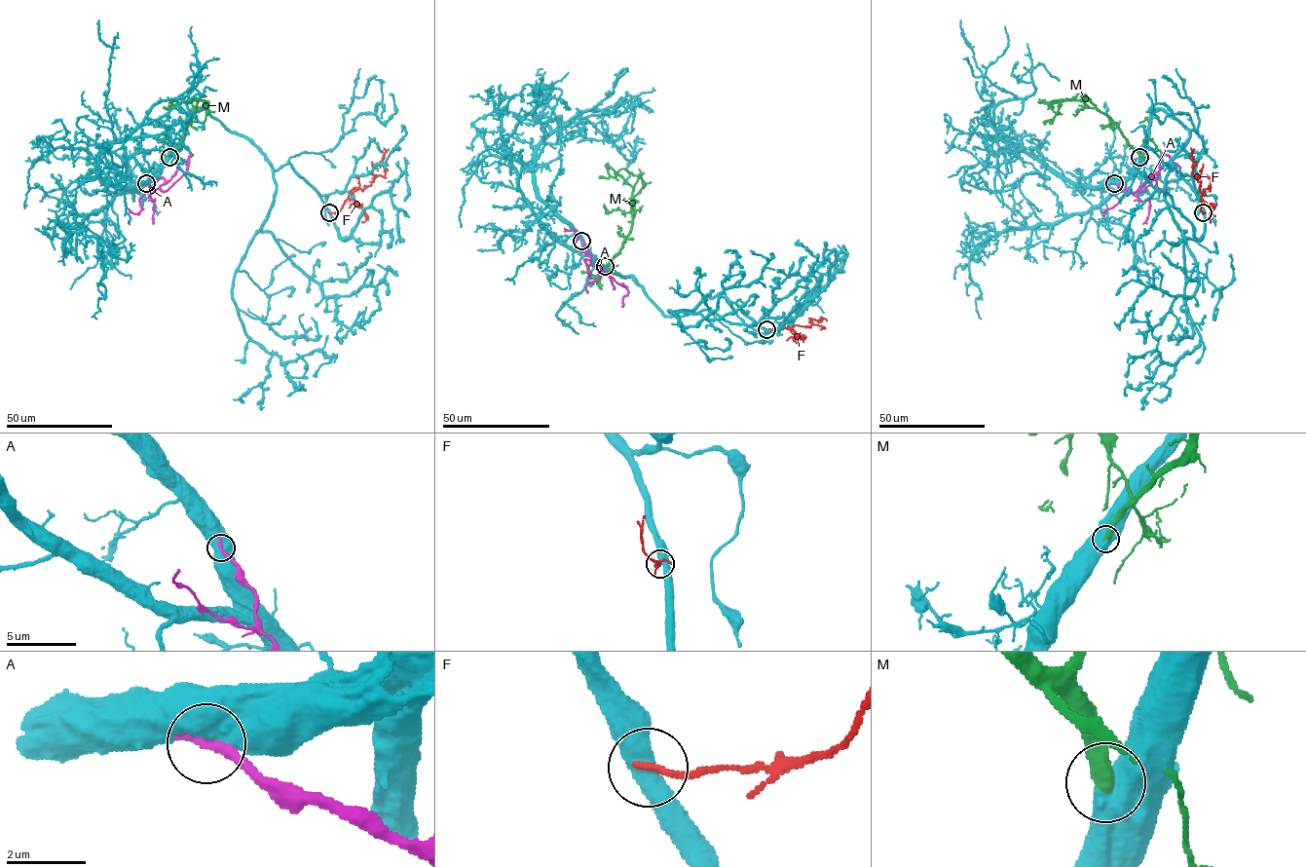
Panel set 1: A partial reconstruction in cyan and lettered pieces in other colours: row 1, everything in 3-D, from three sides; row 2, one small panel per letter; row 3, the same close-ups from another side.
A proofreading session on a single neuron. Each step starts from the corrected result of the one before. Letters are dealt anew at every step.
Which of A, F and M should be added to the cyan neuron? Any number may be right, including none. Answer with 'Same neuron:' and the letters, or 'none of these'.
Same neuron: M

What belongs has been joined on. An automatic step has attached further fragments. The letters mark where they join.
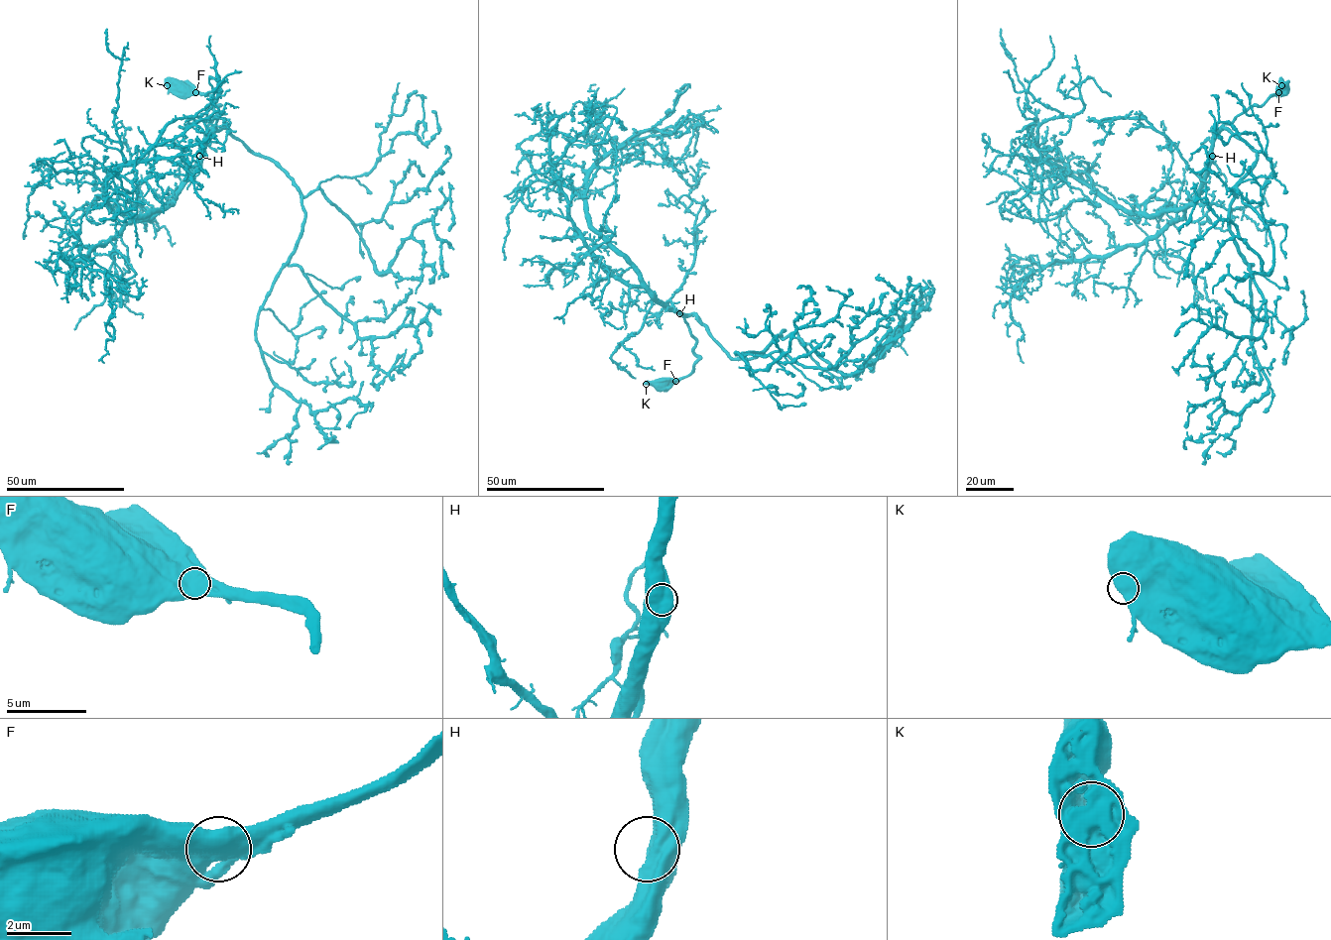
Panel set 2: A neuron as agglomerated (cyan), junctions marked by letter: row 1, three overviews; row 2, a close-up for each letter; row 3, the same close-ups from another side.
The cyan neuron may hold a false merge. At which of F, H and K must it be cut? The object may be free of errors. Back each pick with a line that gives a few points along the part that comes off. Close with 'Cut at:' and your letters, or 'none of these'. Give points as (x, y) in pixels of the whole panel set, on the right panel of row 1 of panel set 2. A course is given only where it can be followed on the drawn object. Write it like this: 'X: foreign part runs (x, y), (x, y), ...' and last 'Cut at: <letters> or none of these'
Cut at: none of these

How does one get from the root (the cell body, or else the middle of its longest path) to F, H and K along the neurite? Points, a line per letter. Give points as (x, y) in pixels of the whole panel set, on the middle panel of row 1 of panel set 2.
F: (661, 383), (675, 381)
H: (661, 383), (674, 384), (687, 376), (698, 358), (693, 351), (696, 340), (679, 313)
K: (661, 383), (646, 384)

